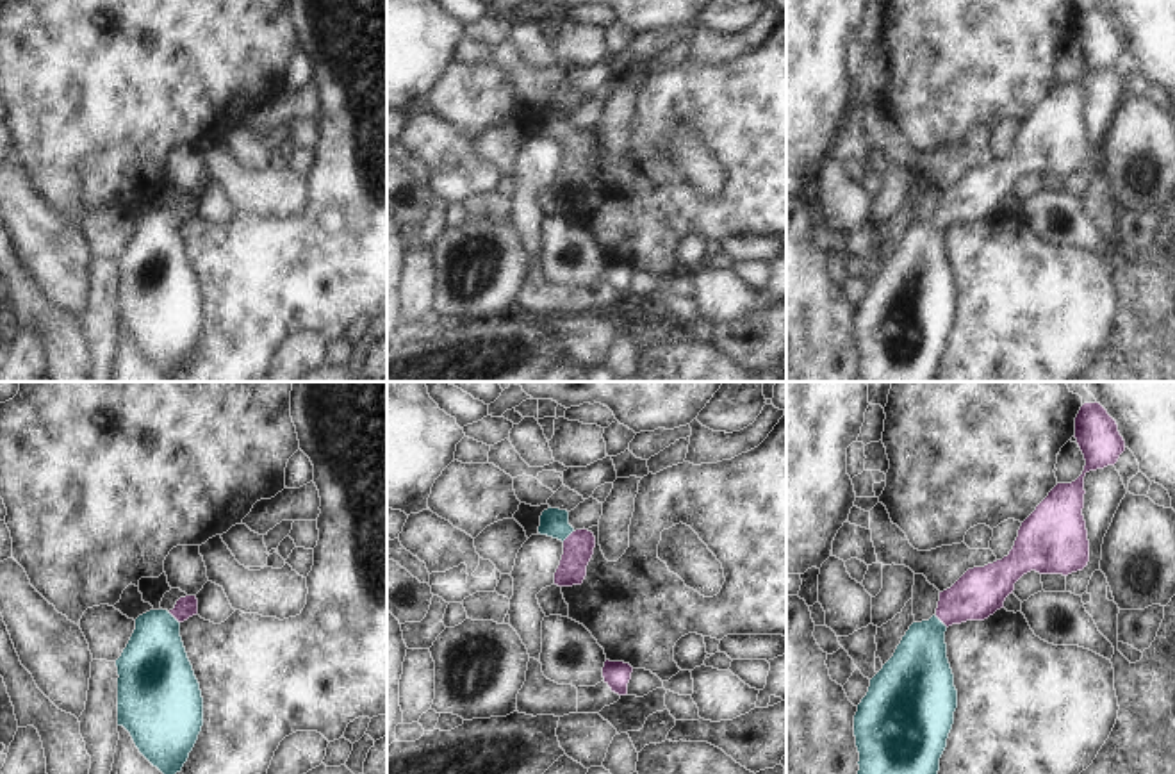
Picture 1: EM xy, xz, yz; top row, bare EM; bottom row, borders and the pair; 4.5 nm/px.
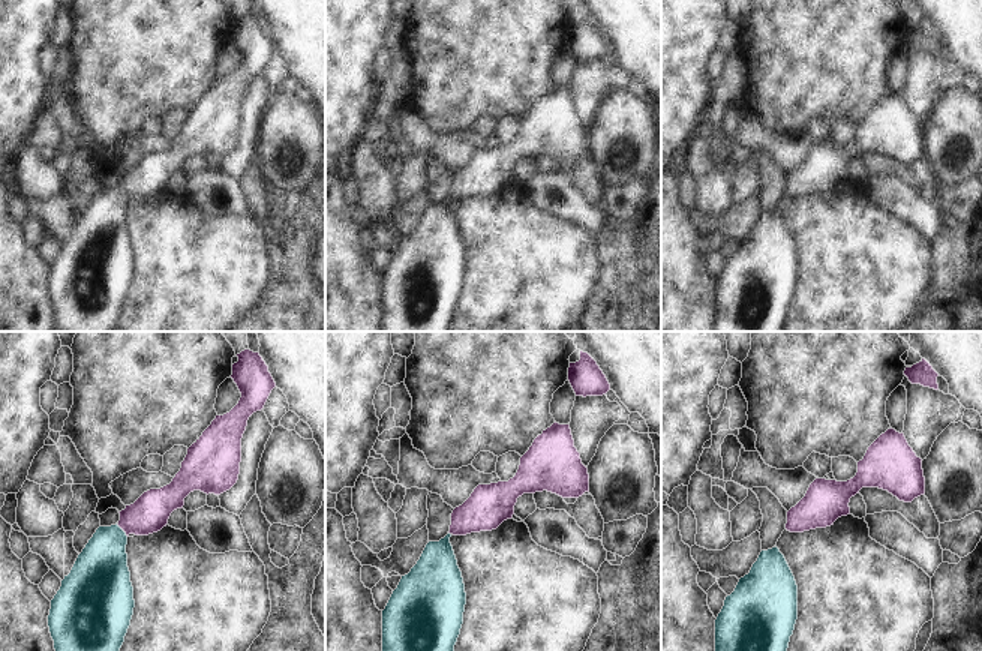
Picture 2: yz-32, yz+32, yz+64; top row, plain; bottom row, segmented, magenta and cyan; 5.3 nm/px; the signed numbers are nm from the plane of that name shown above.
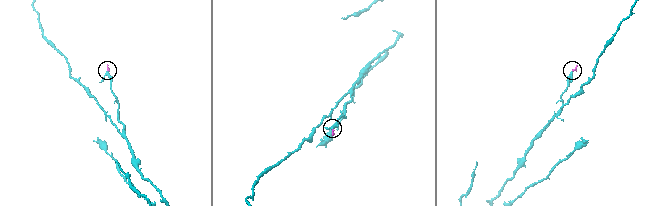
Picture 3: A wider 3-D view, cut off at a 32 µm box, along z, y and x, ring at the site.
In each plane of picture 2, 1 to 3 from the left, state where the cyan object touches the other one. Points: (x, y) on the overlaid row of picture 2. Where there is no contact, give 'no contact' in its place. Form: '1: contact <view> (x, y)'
1: contact yz-32 (122, 528)
2: no contact
3: no contact

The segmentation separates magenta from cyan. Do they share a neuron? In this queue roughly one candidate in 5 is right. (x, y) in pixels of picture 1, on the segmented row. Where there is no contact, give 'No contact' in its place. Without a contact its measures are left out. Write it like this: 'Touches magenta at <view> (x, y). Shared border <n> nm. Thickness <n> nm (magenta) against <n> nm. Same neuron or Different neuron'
Touches magenta at yz (942, 621). Shared border 80 nm. Thickness 220 nm (magenta) against 280 nm. Same neuron

